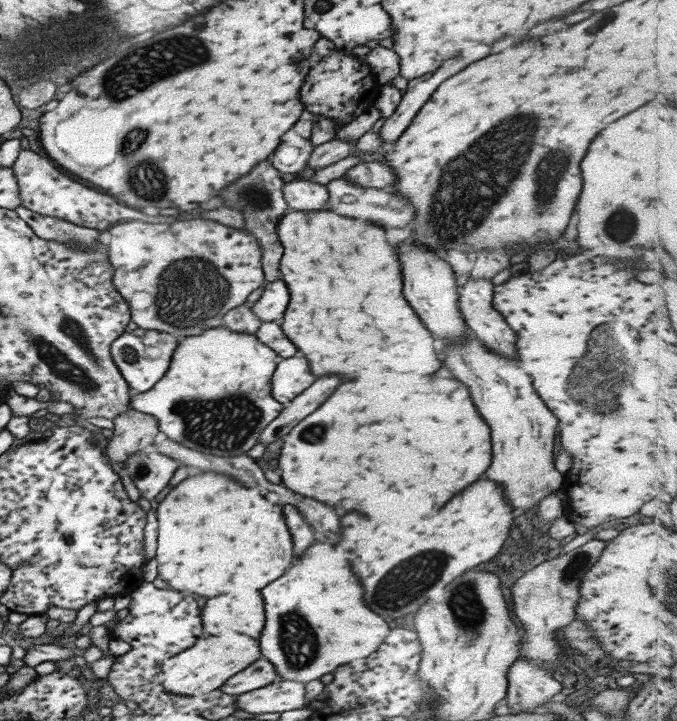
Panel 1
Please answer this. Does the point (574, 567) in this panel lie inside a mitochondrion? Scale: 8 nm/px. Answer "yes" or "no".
yes

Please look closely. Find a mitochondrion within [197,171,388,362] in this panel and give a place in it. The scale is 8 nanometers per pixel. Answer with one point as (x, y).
(252, 197)

